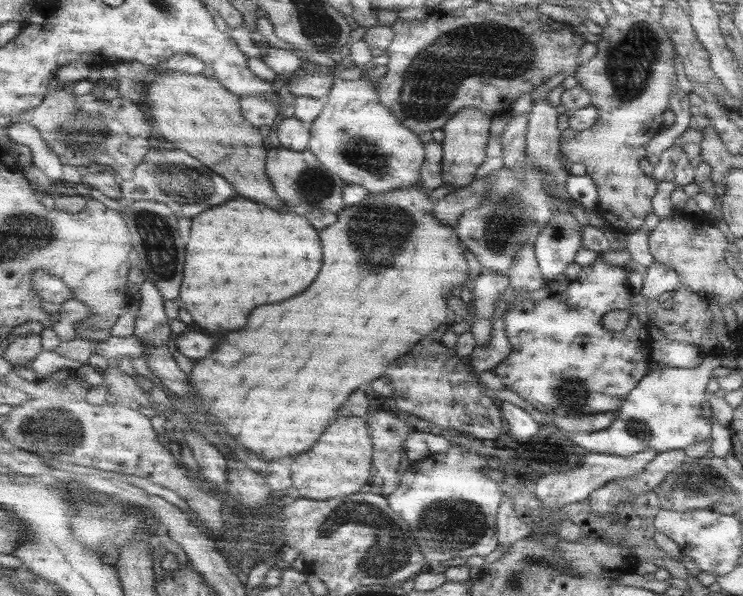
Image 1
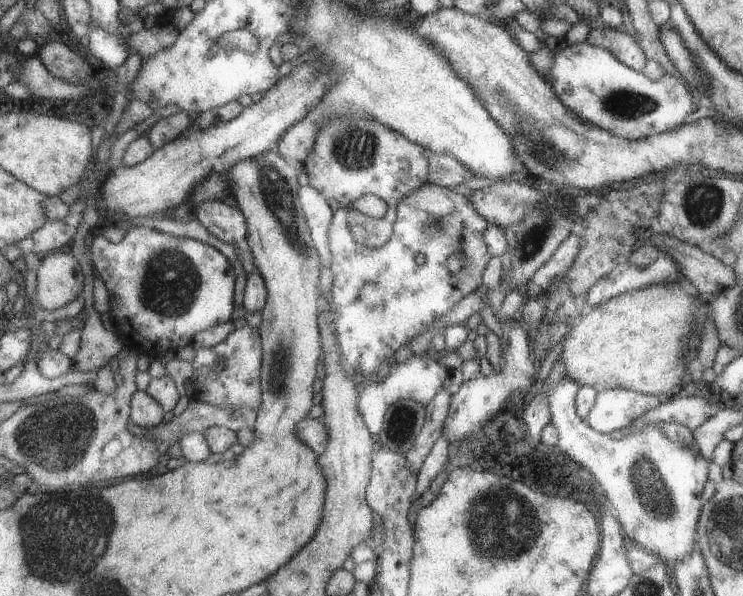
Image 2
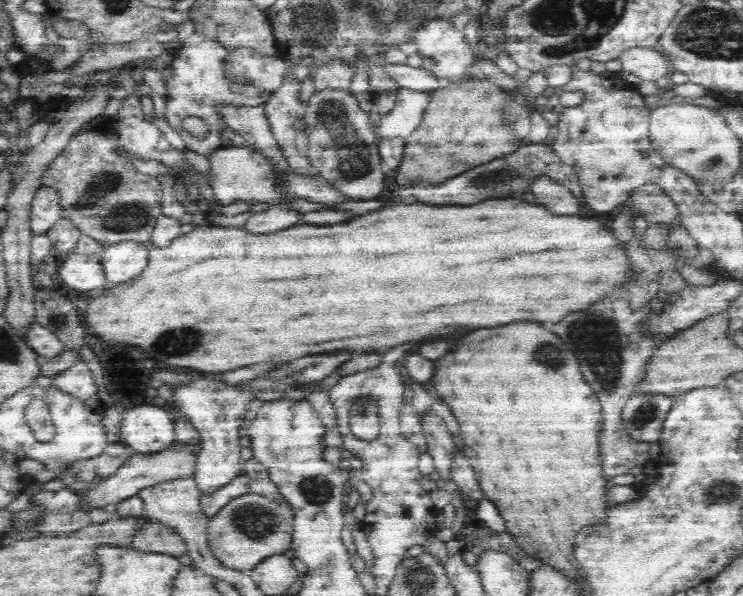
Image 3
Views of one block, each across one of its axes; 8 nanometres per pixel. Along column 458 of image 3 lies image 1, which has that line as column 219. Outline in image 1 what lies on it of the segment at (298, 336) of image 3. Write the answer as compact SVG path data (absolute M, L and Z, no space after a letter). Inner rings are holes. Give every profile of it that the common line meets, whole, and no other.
M247 198L227 202L225 206L217 206L193 218L191 242L187 246L185 282L181 288L183 306L201 328L211 332L241 330L257 306L277 304L307 290L319 274L321 252L319 230L315 230L305 216L299 216L289 208L273 210Z

